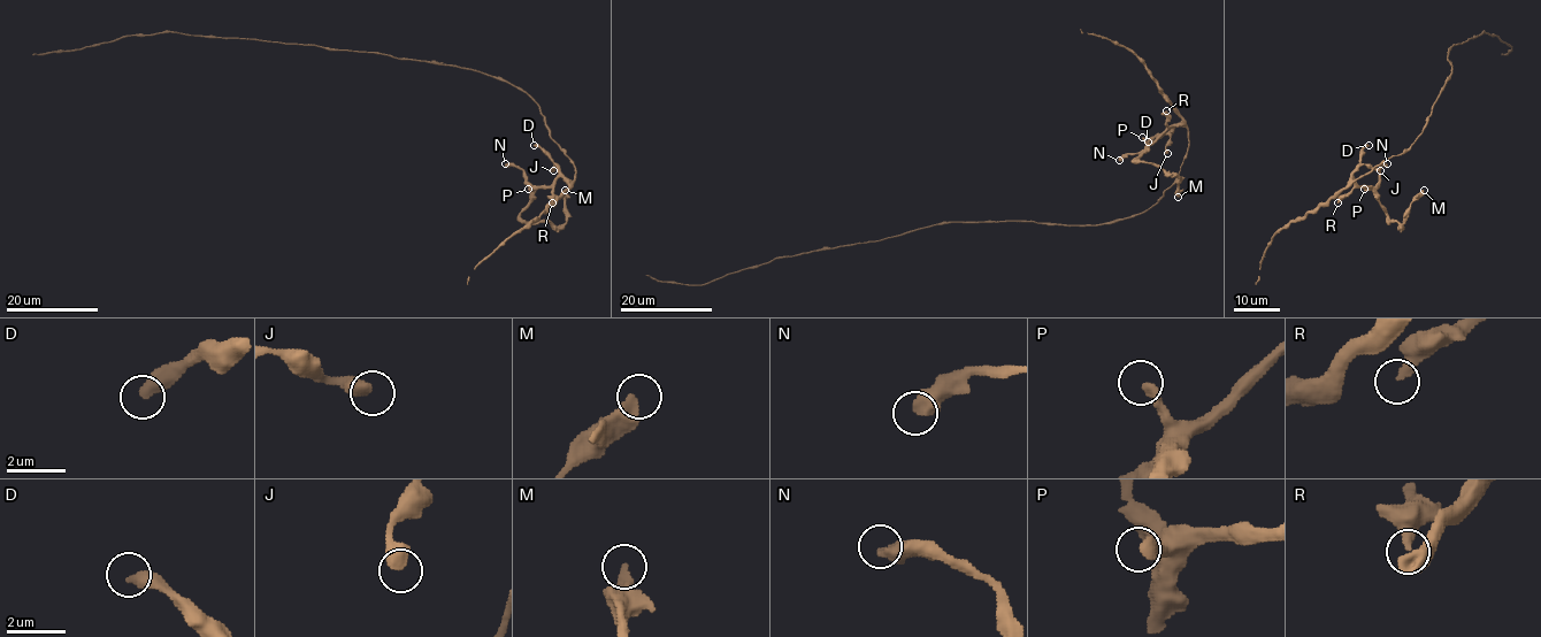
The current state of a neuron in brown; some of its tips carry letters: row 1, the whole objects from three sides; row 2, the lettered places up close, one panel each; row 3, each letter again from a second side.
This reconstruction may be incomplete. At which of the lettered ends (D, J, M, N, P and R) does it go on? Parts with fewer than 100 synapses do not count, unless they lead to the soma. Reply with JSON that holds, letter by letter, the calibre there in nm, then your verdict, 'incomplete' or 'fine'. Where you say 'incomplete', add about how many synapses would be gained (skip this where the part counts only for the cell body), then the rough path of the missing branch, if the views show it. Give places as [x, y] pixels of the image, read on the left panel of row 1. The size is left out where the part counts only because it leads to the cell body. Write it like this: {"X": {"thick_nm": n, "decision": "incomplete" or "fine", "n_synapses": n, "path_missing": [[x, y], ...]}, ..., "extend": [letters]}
{"D": {"thick_nm": 460, "decision": "fine"}, "J": {"thick_nm": 500, "decision": "fine"}, "M": {"thick_nm": 440, "decision": "fine"}, "N": {"thick_nm": 480, "decision": "fine"}, "P": {"thick_nm": 400, "decision": "fine"}, "R": {"thick_nm": 320, "decision": "fine"}, "extend": []}

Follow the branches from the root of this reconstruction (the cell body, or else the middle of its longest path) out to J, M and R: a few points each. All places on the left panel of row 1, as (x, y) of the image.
J: (439, 63), (520, 87), (539, 108), (575, 177), (567, 179), (557, 163), (553, 170)
M: (439, 63), (520, 87), (573, 162), (575, 177), (541, 185), (520, 216), (561, 225), (565, 190)
R: (439, 63), (499, 77), (520, 87), (537, 105), (549, 136), (575, 168), (573, 179), (557, 178), (552, 202)

